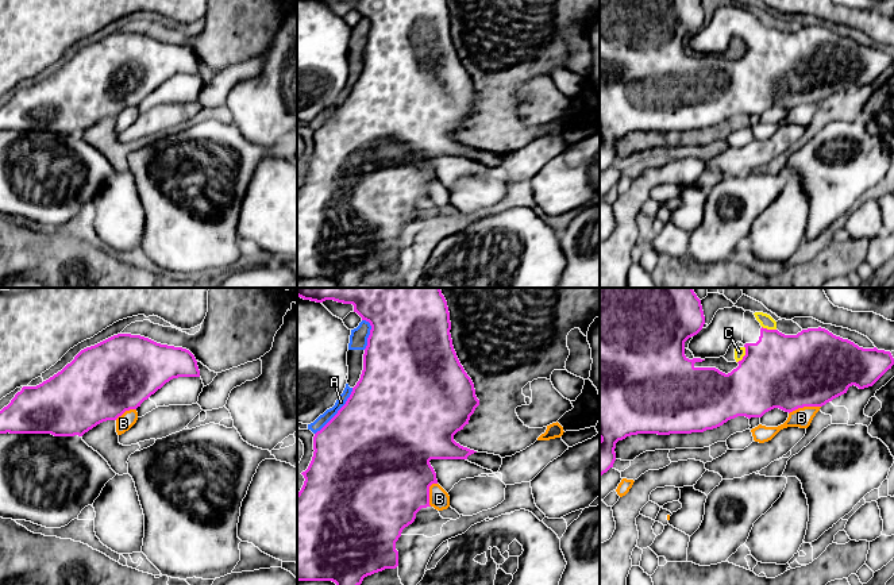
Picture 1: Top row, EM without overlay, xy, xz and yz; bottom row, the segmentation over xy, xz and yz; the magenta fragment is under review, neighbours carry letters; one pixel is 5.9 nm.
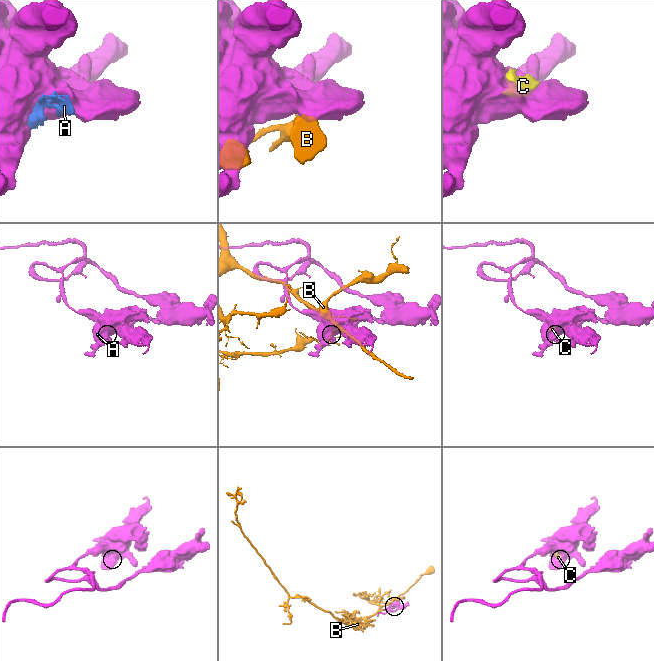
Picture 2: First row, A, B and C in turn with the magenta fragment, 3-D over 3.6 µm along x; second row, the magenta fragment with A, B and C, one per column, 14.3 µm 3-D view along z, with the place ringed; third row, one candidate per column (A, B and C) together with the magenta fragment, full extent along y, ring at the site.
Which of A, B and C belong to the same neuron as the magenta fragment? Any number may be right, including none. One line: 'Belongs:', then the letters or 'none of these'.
Belongs: none of these

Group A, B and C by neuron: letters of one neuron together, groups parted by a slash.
A C / B

